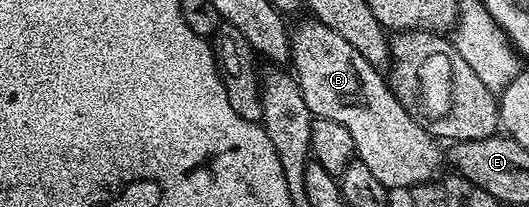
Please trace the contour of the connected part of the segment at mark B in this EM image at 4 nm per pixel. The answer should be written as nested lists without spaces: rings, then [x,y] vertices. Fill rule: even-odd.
[[[306,18],[299,25],[294,25],[291,32],[291,58],[290,63],[295,64],[293,75],[301,86],[301,94],[305,98],[305,106],[309,106],[312,117],[324,116],[333,122],[338,122],[349,130],[353,137],[353,146],[358,160],[365,162],[369,170],[389,190],[404,188],[410,190],[421,183],[431,181],[440,175],[439,167],[445,164],[445,152],[440,141],[430,136],[422,126],[397,102],[397,98],[391,92],[391,86],[387,83],[384,73],[375,68],[341,34],[329,30],[320,20]]]

